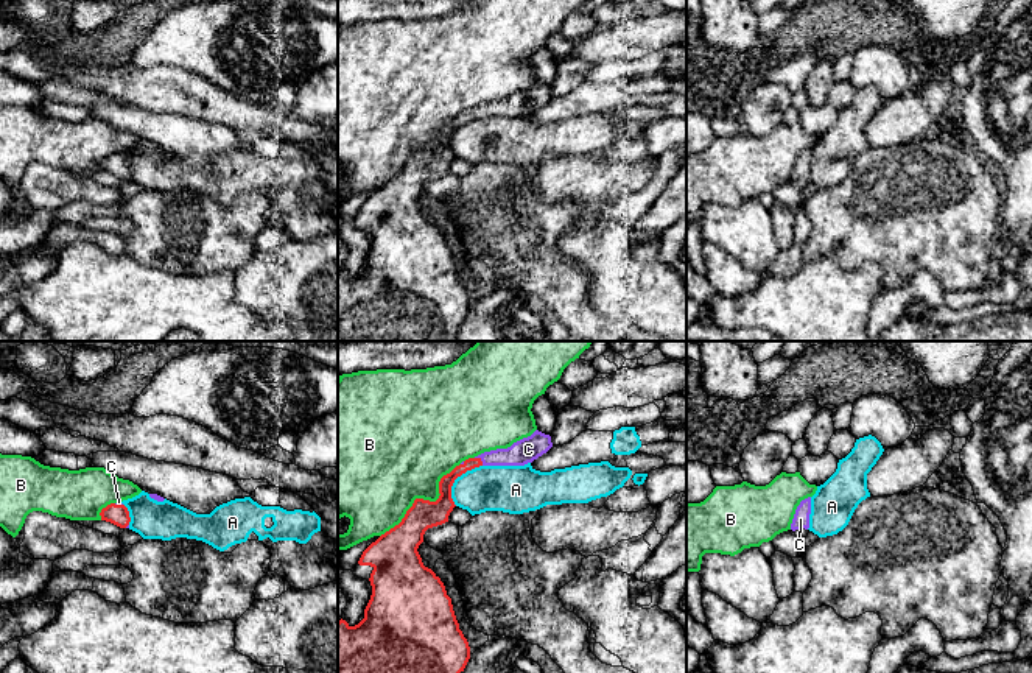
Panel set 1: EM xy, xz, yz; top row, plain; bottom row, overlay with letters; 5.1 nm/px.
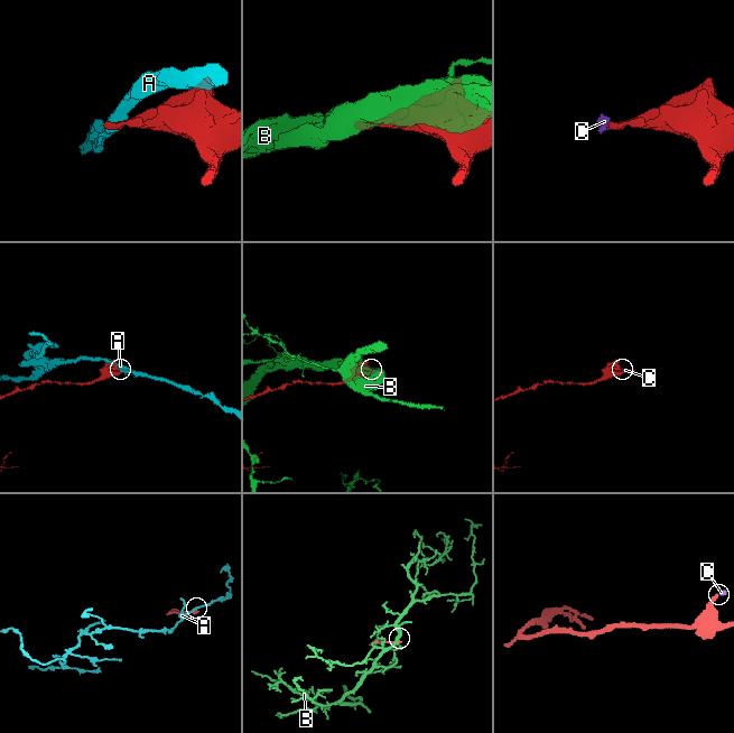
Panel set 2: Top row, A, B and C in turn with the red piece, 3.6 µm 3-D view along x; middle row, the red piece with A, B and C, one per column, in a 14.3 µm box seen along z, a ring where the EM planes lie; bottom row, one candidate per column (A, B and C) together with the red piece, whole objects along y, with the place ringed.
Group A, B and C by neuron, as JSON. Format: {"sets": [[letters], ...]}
{"sets": [["A"], ["B"], ["C"]]}

